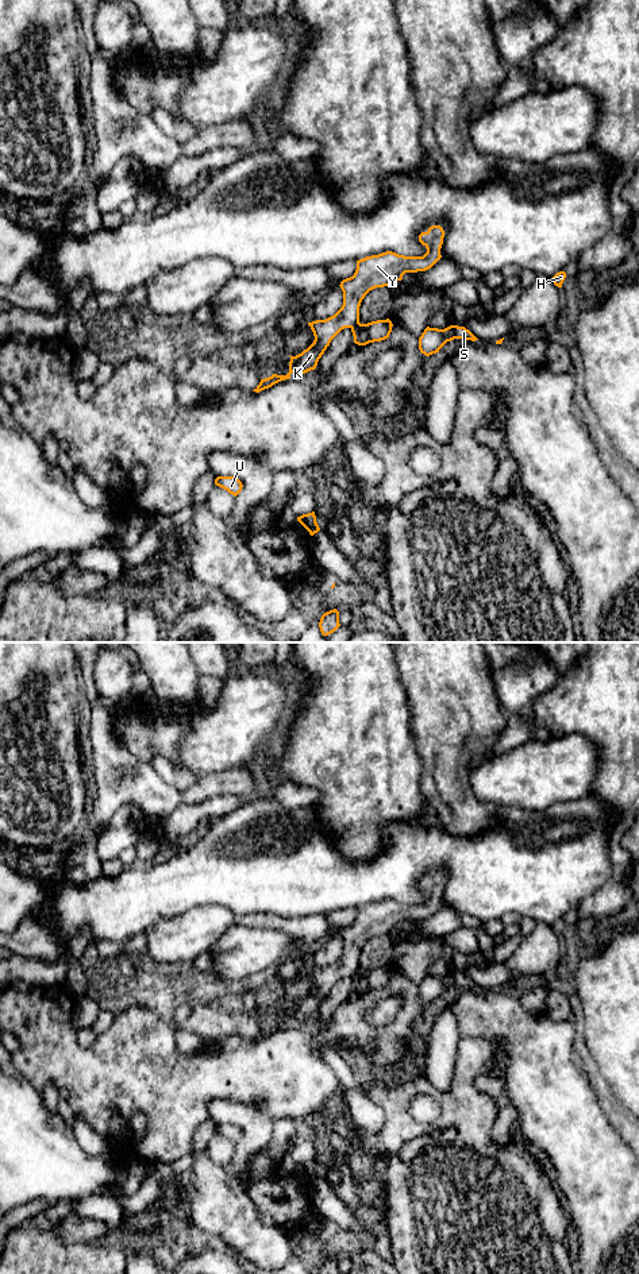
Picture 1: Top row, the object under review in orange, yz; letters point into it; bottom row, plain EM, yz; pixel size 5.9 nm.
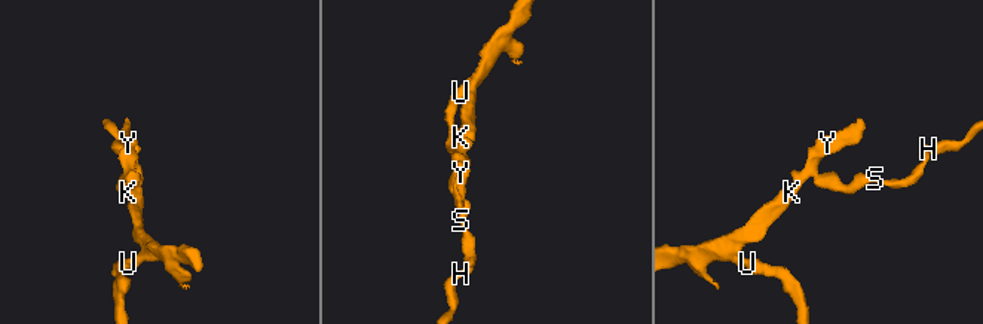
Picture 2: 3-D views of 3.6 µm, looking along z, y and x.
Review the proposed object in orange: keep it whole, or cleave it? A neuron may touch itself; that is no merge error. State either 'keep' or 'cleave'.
cleave

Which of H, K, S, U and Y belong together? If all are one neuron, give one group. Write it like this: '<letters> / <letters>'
H S / K U Y

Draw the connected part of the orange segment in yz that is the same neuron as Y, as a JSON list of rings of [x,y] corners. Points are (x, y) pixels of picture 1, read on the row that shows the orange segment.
[[[432,225],[427,232],[419,235],[419,242],[427,248],[423,256],[404,256],[392,251],[366,256],[357,260],[357,270],[353,277],[340,282],[343,305],[331,317],[308,323],[315,340],[296,356],[290,356],[289,372],[286,375],[273,374],[261,379],[253,390],[259,393],[273,385],[289,379],[292,372],[305,374],[315,370],[319,359],[330,345],[331,340],[344,328],[354,328],[359,323],[359,306],[365,296],[376,289],[389,286],[401,281],[405,273],[417,273],[431,269],[440,258],[444,231],[440,225]]]

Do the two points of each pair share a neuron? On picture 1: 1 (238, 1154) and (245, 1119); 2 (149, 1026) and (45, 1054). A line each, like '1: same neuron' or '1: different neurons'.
1: same neuron
2: same neuron

